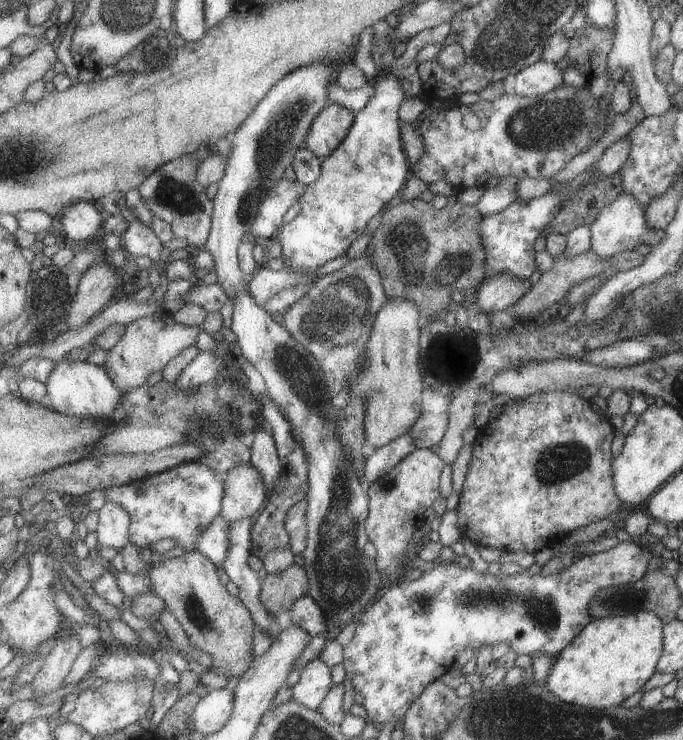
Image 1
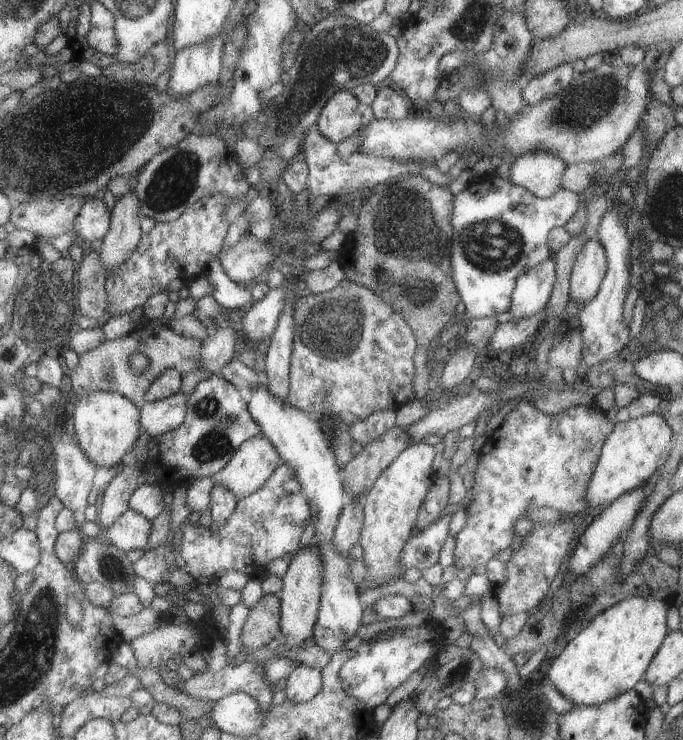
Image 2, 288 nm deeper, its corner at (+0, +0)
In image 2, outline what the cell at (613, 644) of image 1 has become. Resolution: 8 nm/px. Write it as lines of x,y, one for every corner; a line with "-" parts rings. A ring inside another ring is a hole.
627,598
597,616
579,636
573,636
569,646
551,660
547,682
567,700
577,706
601,706
641,680
651,660
659,654
659,644
667,634
665,604
655,598

